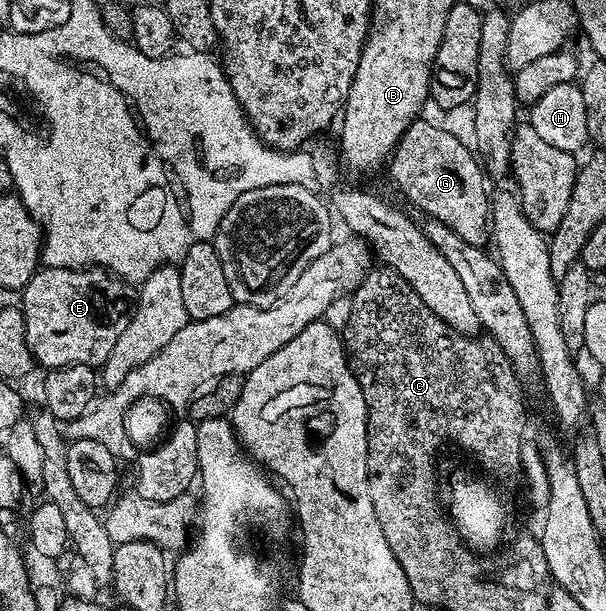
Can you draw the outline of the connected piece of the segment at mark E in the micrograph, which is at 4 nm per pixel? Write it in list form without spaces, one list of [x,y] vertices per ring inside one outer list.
[[[42,266],[27,281],[27,285],[20,288],[19,306],[21,308],[21,316],[23,317],[23,325],[25,326],[25,345],[29,350],[30,356],[35,360],[38,359],[42,363],[42,368],[52,369],[54,367],[66,367],[67,365],[87,365],[88,367],[97,369],[102,363],[107,361],[107,357],[111,353],[111,349],[115,347],[115,341],[119,339],[119,333],[123,333],[123,329],[129,320],[131,303],[125,300],[126,284],[122,280],[114,277],[110,272],[104,269],[78,269],[76,267],[46,267]]]

